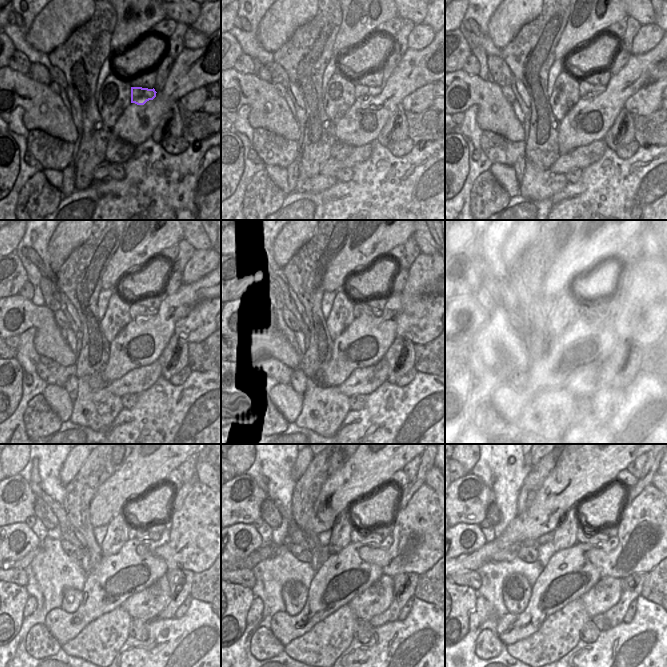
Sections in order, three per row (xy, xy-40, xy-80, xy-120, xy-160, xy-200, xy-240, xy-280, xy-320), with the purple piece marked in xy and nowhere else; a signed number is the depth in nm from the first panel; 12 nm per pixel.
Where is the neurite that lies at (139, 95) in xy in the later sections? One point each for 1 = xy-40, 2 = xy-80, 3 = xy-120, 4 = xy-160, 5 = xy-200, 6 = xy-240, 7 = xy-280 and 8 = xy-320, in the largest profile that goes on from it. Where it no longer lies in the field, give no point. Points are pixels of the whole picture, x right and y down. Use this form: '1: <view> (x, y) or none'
1: xy-40 (361, 91)
2: xy-80 (586, 90)
3: xy-120 (137, 311)
4: xy-160 (360, 309)
5: xy-200 (582, 309)
6: xy-240 (133, 533)
7: xy-280 (357, 535)
8: xy-320 (581, 537)

